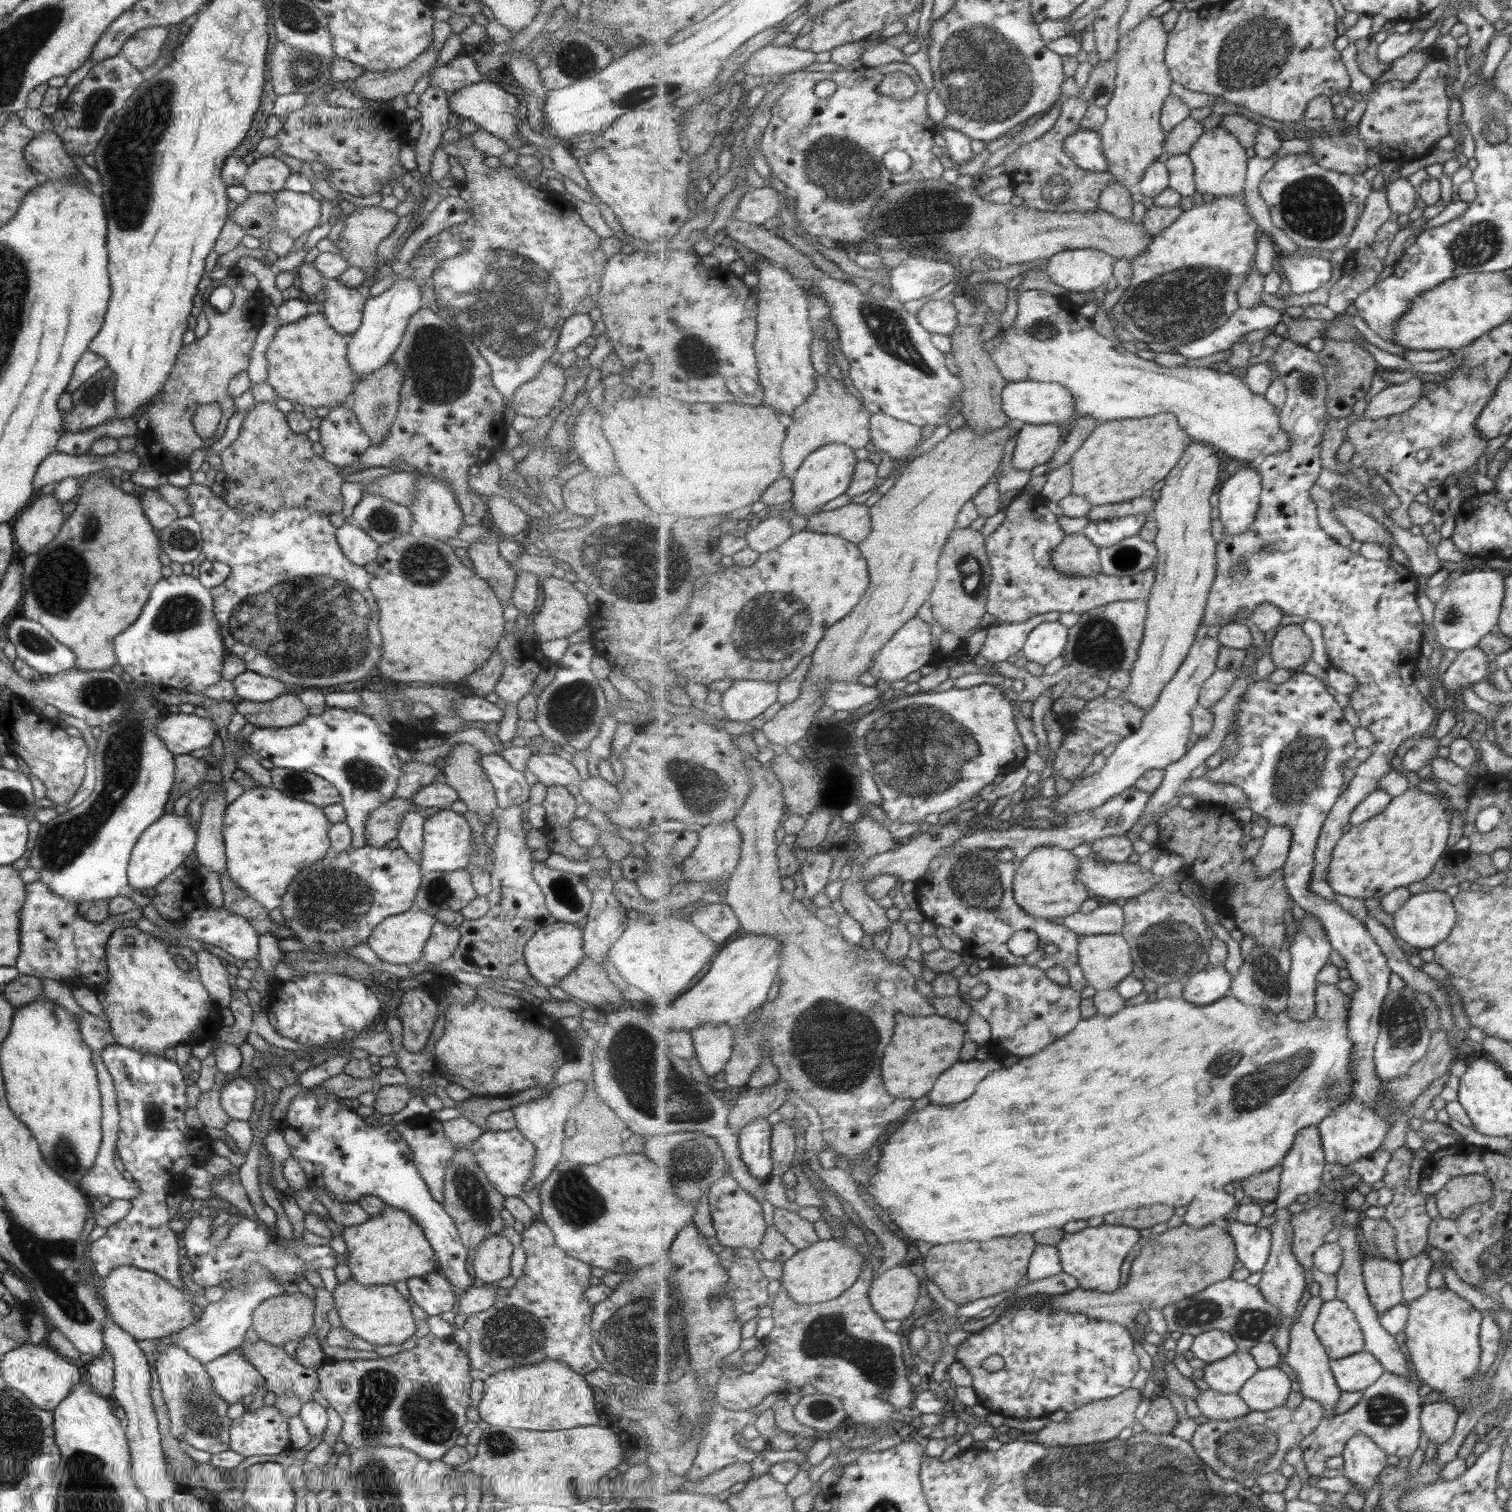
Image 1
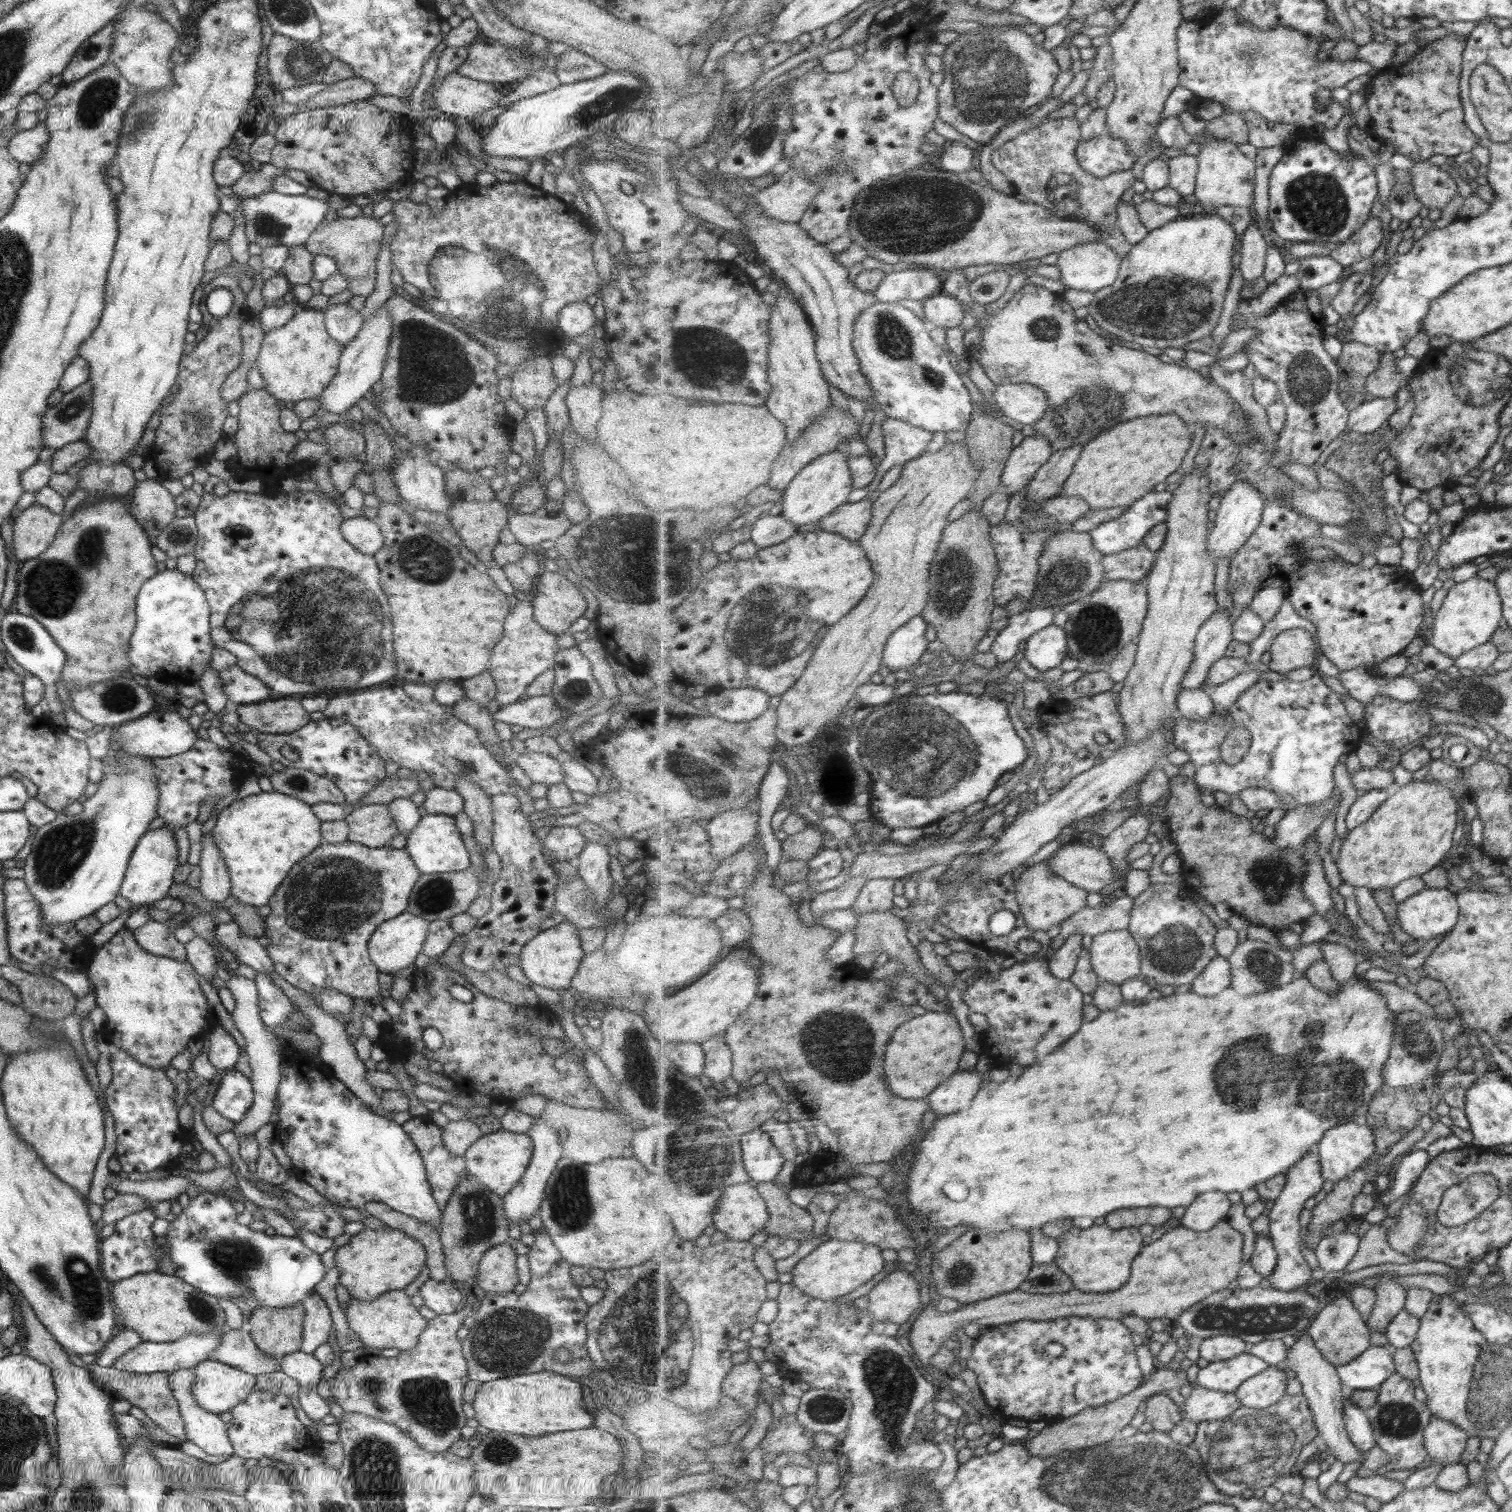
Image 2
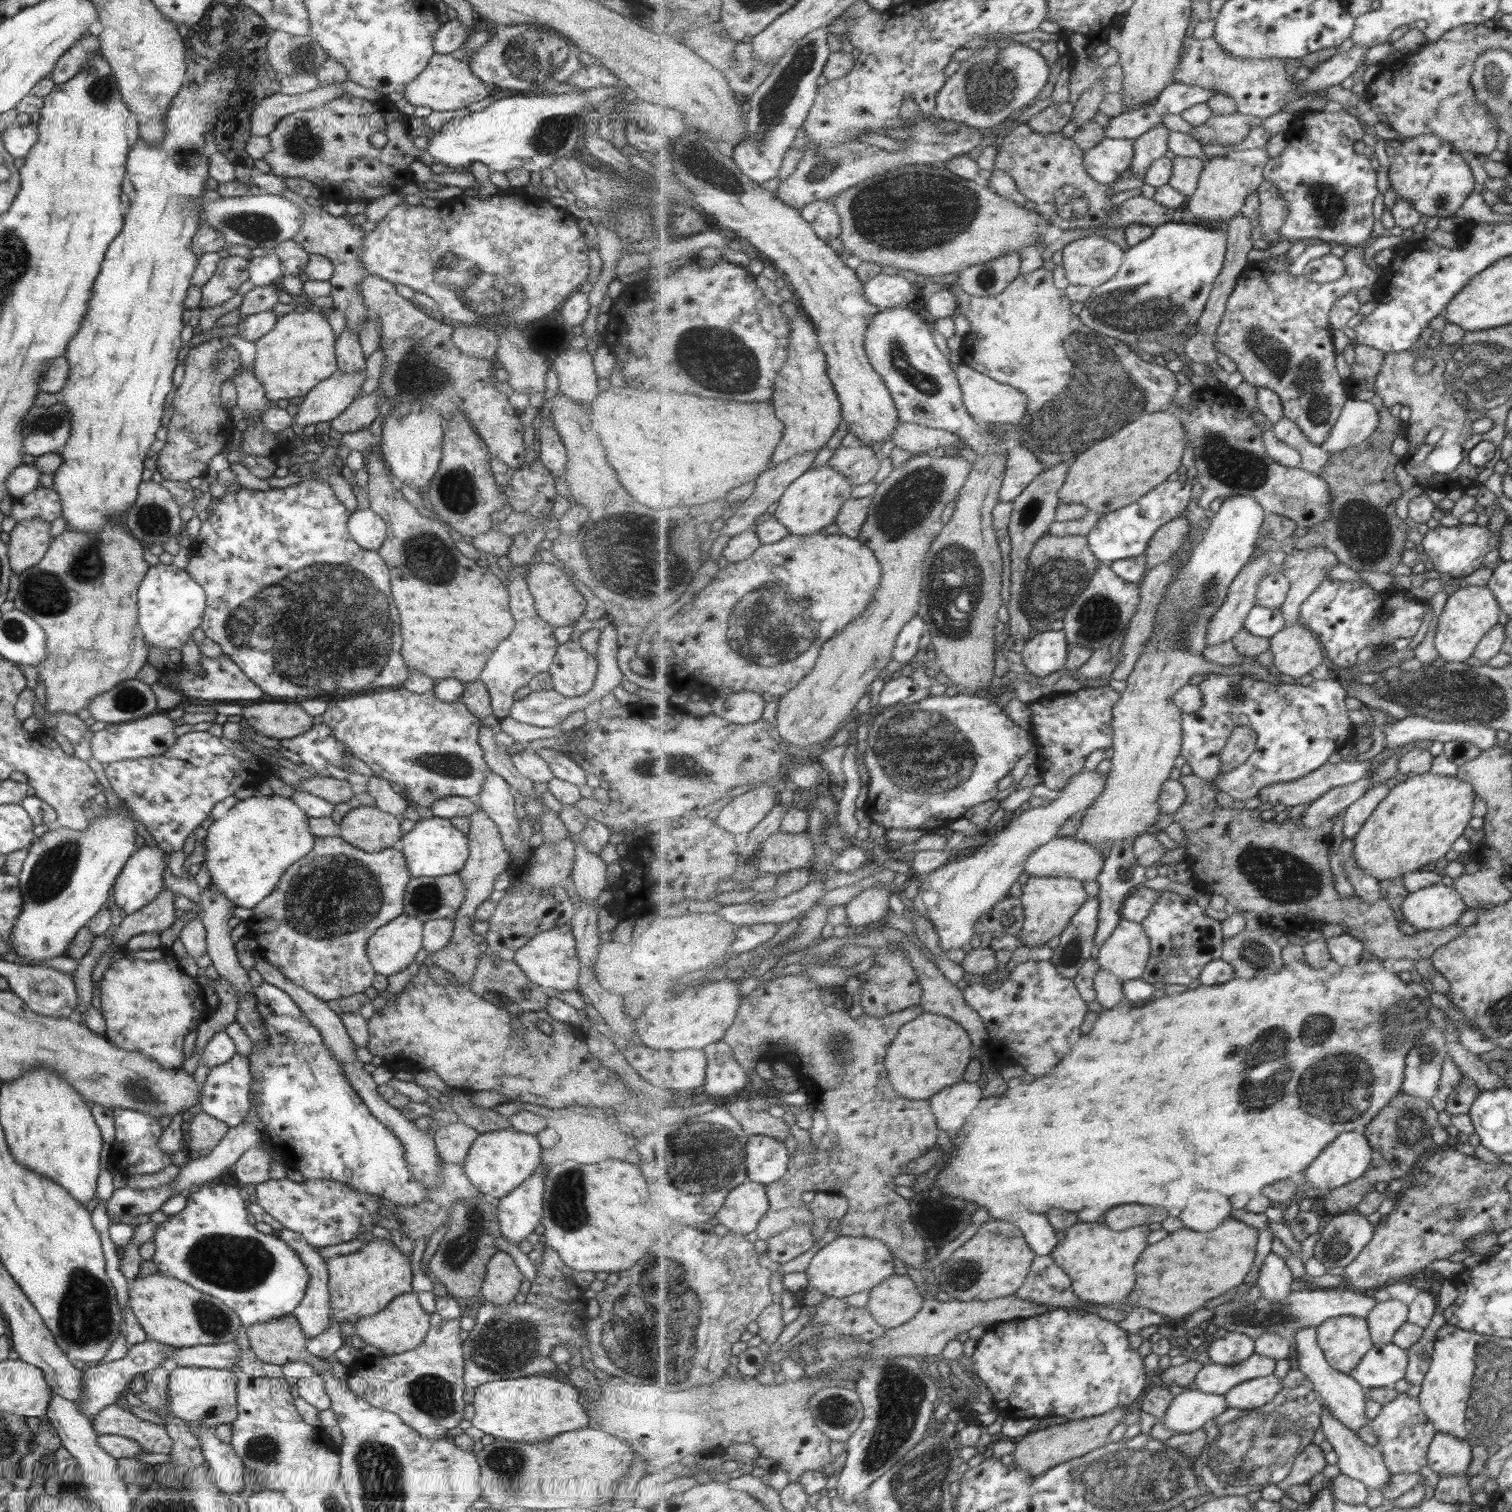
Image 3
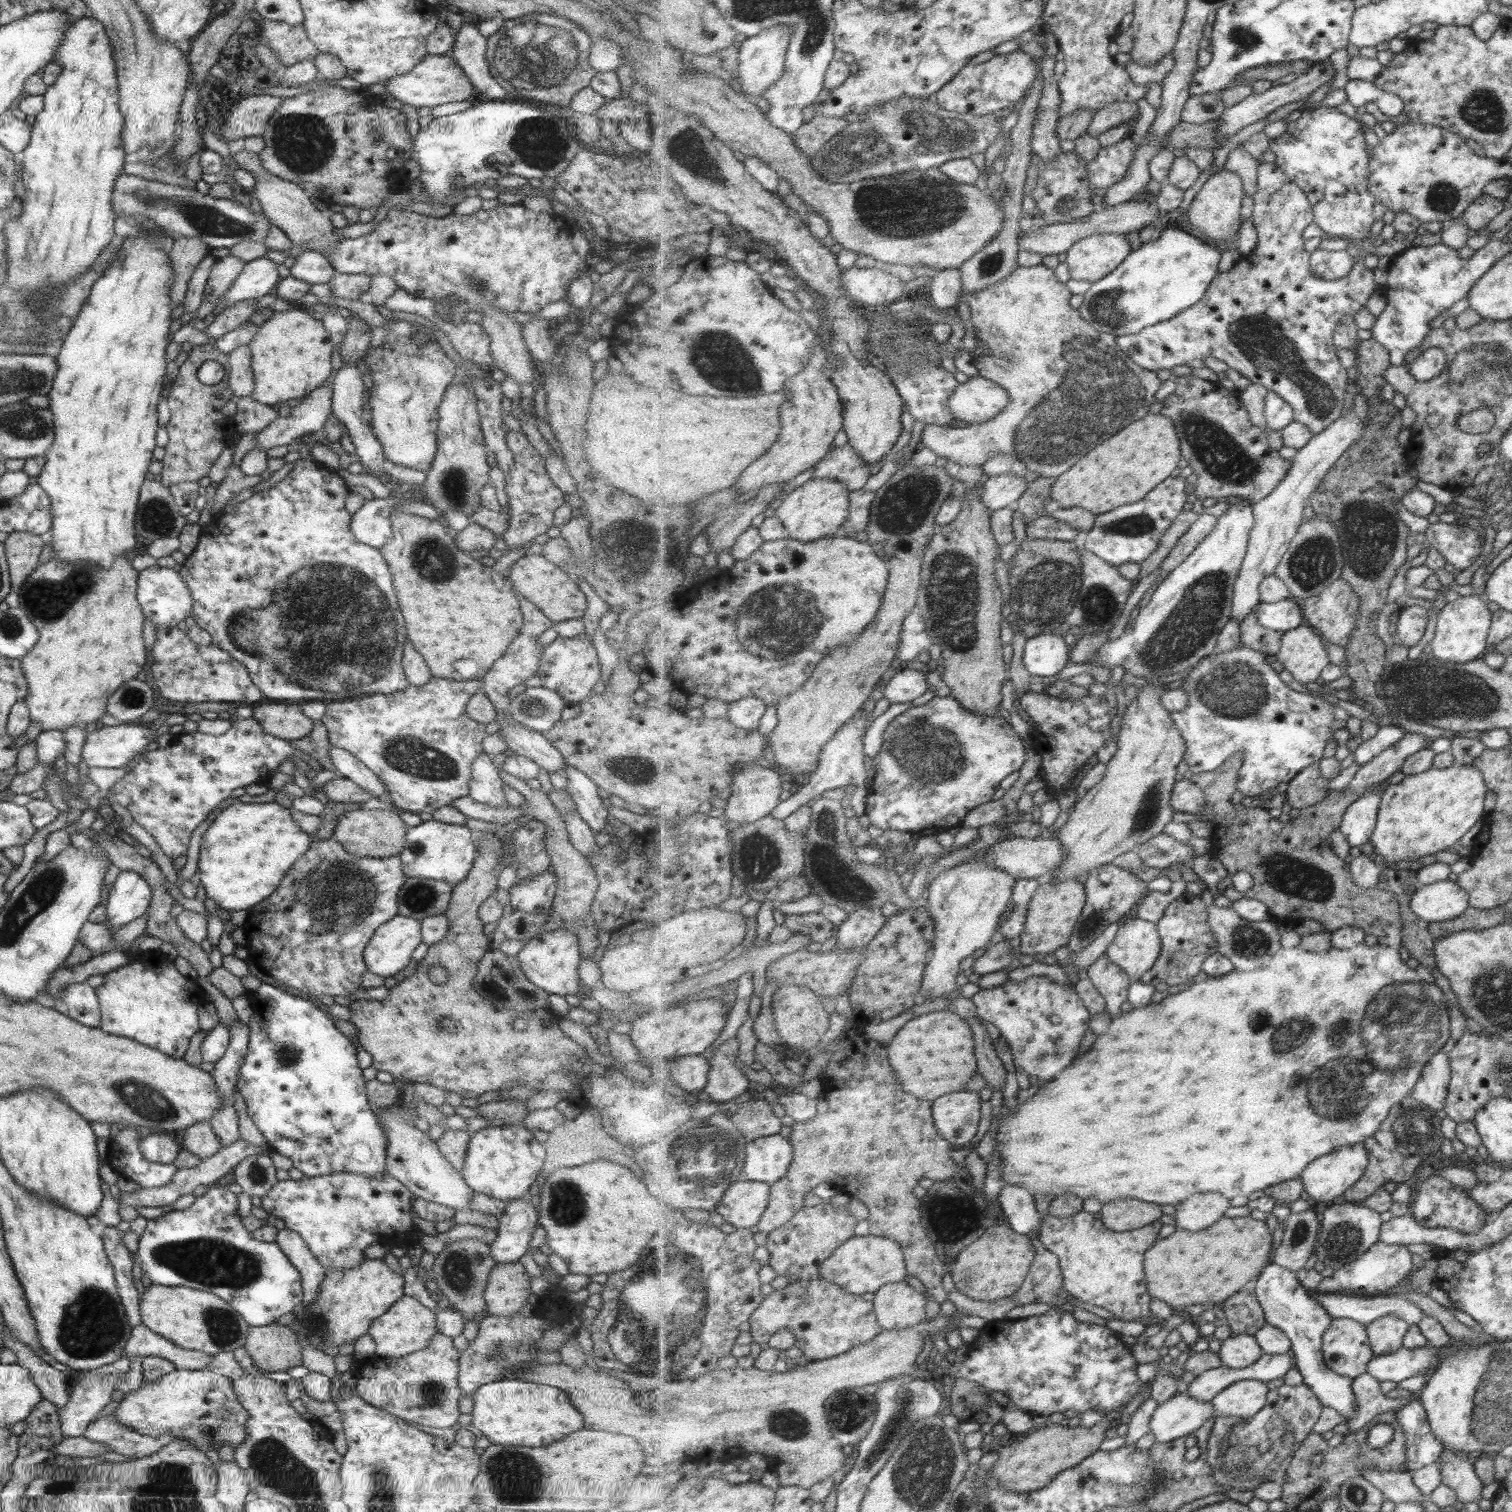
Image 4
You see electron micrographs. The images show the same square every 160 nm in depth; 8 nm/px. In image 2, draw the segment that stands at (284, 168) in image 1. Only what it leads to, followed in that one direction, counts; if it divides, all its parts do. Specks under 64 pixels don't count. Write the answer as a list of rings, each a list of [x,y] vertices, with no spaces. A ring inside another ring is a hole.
[[[261,164],[259,170],[246,168],[245,173],[231,186],[231,190],[242,198],[251,198],[272,190],[272,180],[285,171],[271,164]]]

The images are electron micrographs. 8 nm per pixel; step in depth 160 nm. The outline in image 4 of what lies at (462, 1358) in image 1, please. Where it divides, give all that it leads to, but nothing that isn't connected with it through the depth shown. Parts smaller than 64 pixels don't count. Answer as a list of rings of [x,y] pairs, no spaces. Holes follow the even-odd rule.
[[[437,1331],[421,1350],[399,1358],[373,1357],[361,1362],[354,1377],[353,1390],[363,1402],[383,1409],[405,1423],[450,1428],[459,1418],[457,1400],[461,1394],[458,1385],[460,1351],[453,1347],[451,1340],[450,1336]]]

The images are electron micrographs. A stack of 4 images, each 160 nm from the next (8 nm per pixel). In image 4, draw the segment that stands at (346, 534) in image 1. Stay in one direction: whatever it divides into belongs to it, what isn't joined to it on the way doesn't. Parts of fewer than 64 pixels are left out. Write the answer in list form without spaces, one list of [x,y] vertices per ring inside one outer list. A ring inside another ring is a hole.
[[[390,496],[385,499],[372,499],[351,515],[350,532],[357,542],[379,549],[391,540],[389,523],[390,510],[396,501]]]

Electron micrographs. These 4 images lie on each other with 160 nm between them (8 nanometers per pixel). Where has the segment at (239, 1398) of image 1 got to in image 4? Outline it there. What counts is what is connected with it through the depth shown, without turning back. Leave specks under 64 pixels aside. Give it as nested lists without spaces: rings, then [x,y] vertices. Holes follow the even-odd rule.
[[[177,1370],[155,1382],[142,1382],[136,1391],[124,1390],[120,1405],[111,1414],[119,1424],[144,1435],[169,1433],[187,1439],[203,1454],[209,1446],[227,1442],[235,1448],[243,1439],[246,1410],[235,1399],[232,1382],[225,1376],[203,1370]]]

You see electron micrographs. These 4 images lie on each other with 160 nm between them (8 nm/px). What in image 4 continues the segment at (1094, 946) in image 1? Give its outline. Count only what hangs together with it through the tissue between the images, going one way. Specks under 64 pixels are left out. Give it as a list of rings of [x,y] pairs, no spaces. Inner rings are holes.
[[[1127,918],[1108,948],[1108,957],[1137,980],[1149,972],[1162,953],[1158,923]]]

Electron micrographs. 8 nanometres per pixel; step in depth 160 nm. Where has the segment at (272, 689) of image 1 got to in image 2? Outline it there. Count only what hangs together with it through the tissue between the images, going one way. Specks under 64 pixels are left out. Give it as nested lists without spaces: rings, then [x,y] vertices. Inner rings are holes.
[[[237,665],[220,670],[218,675],[231,707],[265,701],[270,696],[270,690],[263,682]]]

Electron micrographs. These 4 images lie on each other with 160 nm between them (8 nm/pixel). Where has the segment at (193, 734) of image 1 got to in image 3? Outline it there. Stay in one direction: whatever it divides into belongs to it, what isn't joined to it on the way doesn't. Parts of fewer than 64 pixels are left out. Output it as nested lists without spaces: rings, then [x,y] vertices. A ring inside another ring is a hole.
[[[160,713],[147,715],[134,721],[114,725],[106,724],[103,730],[93,733],[91,737],[91,758],[97,760],[100,764],[107,764],[108,762],[125,759],[159,756],[175,744],[176,736],[173,729],[173,721],[167,717],[167,714]]]

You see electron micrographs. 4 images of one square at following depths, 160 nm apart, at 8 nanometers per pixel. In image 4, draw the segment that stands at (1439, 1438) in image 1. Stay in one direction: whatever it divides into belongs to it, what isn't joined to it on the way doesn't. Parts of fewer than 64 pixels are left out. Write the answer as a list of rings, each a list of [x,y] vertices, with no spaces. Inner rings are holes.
[[[1445,1448],[1441,1458],[1441,1475],[1443,1483],[1453,1490],[1455,1498],[1461,1504],[1481,1500],[1482,1481],[1475,1475],[1468,1454]]]

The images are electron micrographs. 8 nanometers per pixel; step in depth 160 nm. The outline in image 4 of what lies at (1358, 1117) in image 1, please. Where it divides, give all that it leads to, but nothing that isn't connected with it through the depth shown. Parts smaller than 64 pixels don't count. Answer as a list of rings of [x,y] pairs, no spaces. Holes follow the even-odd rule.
[[[1365,1144],[1340,1146],[1333,1152],[1311,1162],[1302,1172],[1301,1179],[1304,1182],[1307,1194],[1315,1202],[1327,1202],[1327,1200],[1339,1198],[1341,1194],[1344,1195],[1353,1185],[1356,1185],[1361,1180],[1363,1174],[1366,1173],[1370,1163],[1370,1155]]]

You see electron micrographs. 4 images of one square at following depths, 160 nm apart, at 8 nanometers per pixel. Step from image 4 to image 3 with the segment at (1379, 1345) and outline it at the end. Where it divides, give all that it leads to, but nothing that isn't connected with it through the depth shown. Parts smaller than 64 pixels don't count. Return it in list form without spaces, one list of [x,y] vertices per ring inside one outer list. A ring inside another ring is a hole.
[[[1402,1300],[1378,1302],[1366,1318],[1375,1345],[1394,1342],[1395,1333],[1408,1321],[1410,1307]]]

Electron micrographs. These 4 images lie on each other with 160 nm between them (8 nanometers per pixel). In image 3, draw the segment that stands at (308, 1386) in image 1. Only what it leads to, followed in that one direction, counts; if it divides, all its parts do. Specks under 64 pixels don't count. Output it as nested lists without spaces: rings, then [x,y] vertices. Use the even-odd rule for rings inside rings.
[[[235,1341],[195,1345],[185,1348],[175,1348],[168,1352],[177,1367],[207,1367],[208,1369],[232,1370],[238,1366],[240,1350]]]

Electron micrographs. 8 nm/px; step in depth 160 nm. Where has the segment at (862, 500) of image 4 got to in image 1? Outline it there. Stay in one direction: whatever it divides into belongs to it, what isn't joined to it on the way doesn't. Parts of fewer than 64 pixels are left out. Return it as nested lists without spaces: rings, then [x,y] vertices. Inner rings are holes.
[[[864,504],[821,511],[808,517],[806,530],[820,534],[835,534],[854,544],[861,545],[872,534],[871,508]]]

